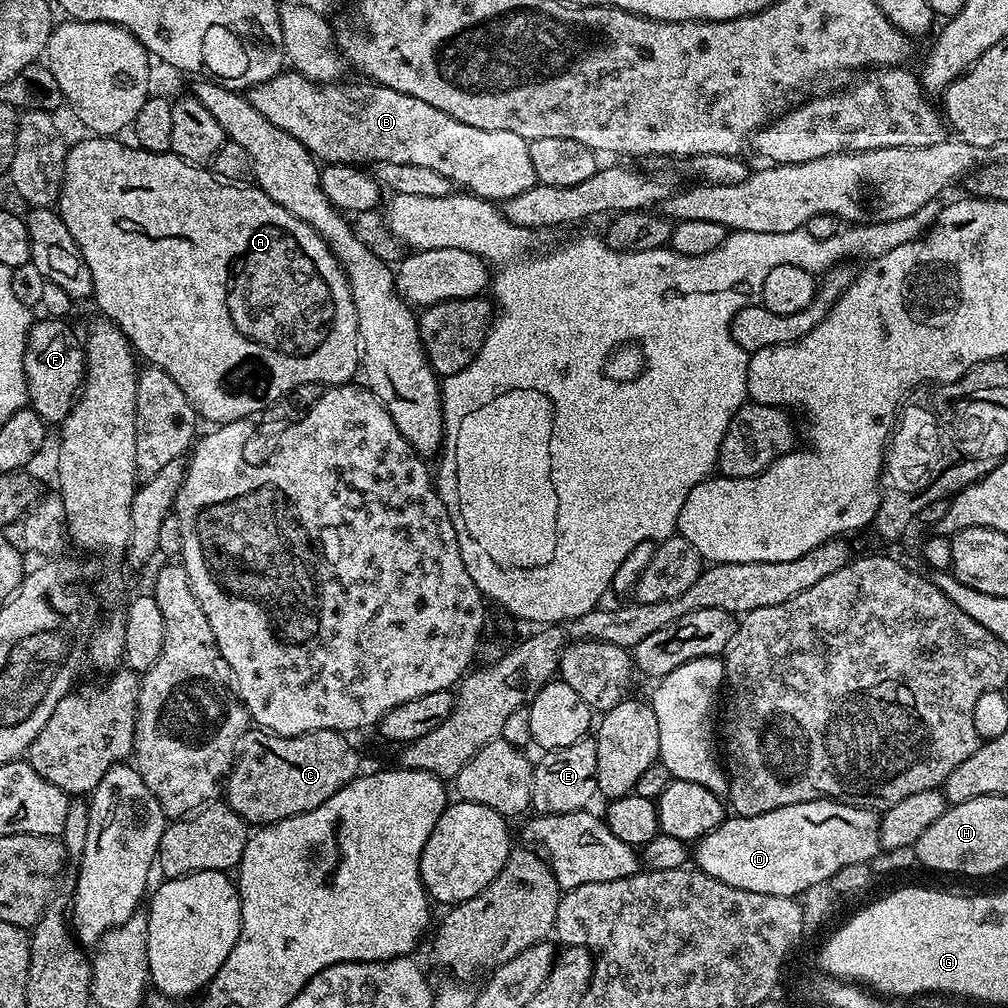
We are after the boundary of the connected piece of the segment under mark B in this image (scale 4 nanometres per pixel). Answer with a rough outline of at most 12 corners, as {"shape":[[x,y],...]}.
{"shape":[[285,70],[247,89],[320,162],[402,162],[486,202],[538,183],[528,141],[410,94]]}

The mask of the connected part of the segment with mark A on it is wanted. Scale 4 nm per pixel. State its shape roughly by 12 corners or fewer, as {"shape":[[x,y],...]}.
{"shape":[[67,149],[92,296],[201,421],[362,364],[348,276],[259,186]]}

